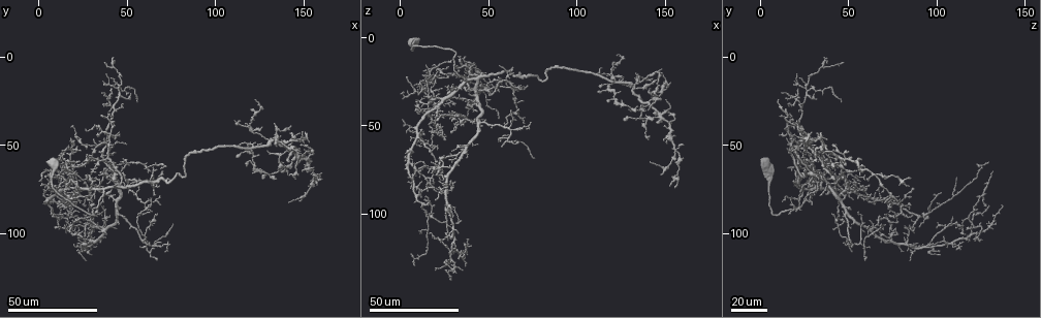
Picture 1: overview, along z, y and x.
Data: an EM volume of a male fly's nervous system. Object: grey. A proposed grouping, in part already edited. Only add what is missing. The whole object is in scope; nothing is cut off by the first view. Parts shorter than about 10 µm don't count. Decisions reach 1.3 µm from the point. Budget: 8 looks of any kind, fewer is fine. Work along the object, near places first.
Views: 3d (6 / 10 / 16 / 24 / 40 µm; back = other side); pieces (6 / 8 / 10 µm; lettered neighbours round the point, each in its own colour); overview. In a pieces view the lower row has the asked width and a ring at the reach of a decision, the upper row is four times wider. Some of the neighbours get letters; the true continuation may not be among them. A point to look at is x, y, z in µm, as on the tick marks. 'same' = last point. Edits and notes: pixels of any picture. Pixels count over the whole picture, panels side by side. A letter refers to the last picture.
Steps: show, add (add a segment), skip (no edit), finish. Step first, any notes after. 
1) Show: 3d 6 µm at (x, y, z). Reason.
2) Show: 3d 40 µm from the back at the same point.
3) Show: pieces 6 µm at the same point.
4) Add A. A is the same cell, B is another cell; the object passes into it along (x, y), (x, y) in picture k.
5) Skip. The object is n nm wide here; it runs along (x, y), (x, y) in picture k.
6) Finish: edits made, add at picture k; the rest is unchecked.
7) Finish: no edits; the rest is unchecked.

Show: 3d 40 µm at (149, 55, 36). Branch stops here.

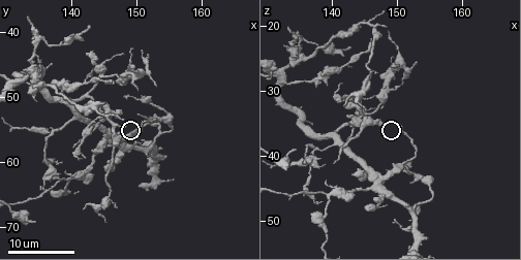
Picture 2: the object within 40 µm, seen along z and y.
Show: pieces 10 µm at (150.5, 55.0, 35.0).

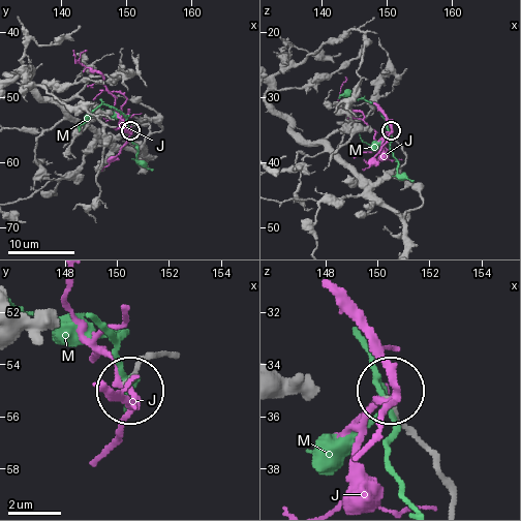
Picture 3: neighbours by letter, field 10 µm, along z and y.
Skip. J and M are other cells; none of them fits.

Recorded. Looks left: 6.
Show: 3d 24 µm at (161, 70, 62). An open end.

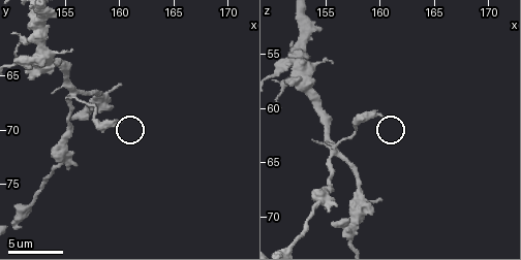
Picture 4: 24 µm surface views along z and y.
Show: pieces 6 µm at (160.2, 69.2, 60.4).

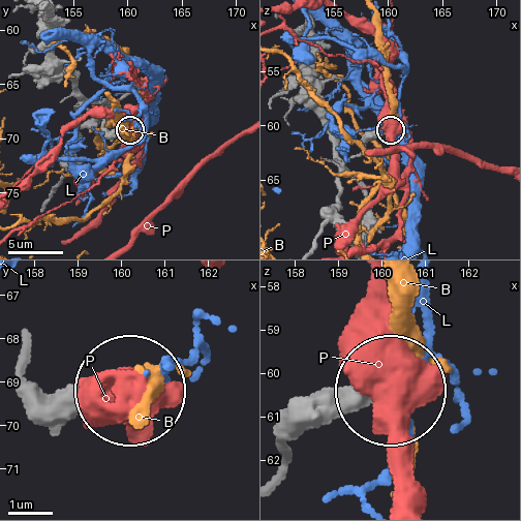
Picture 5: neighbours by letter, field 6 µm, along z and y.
Skip. B, L and P are other cells; none of them fits.

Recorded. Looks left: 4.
Show: 3d 24 µm at (156, 68, 85). End of a long branch.

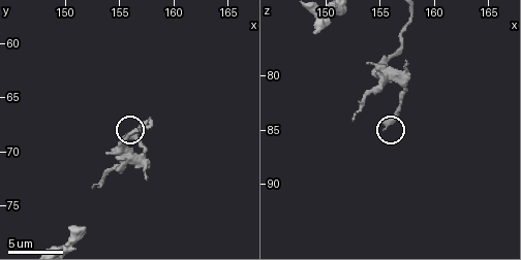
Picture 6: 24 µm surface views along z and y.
Show: 3d 6 µm at the same point.

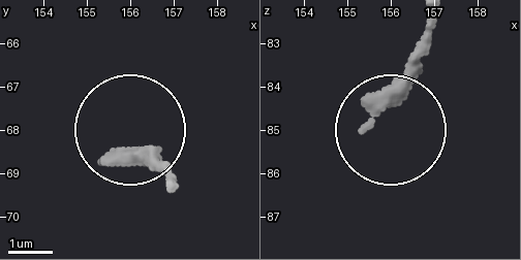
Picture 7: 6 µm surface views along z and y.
Show: pieces 10 µm at (155.45, 68.70, 84.85). What lies round it.

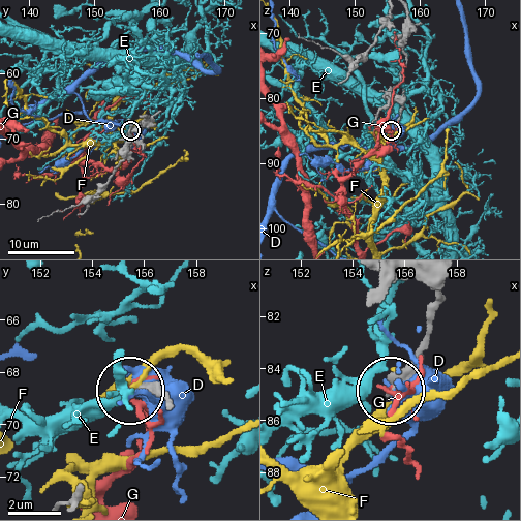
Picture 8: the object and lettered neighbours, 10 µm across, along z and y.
Skip. The object is 270 nm wide here; D, E, F and G are other cells; none of them fits.

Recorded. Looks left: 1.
Finish: no edits; the rest is unchecked.

